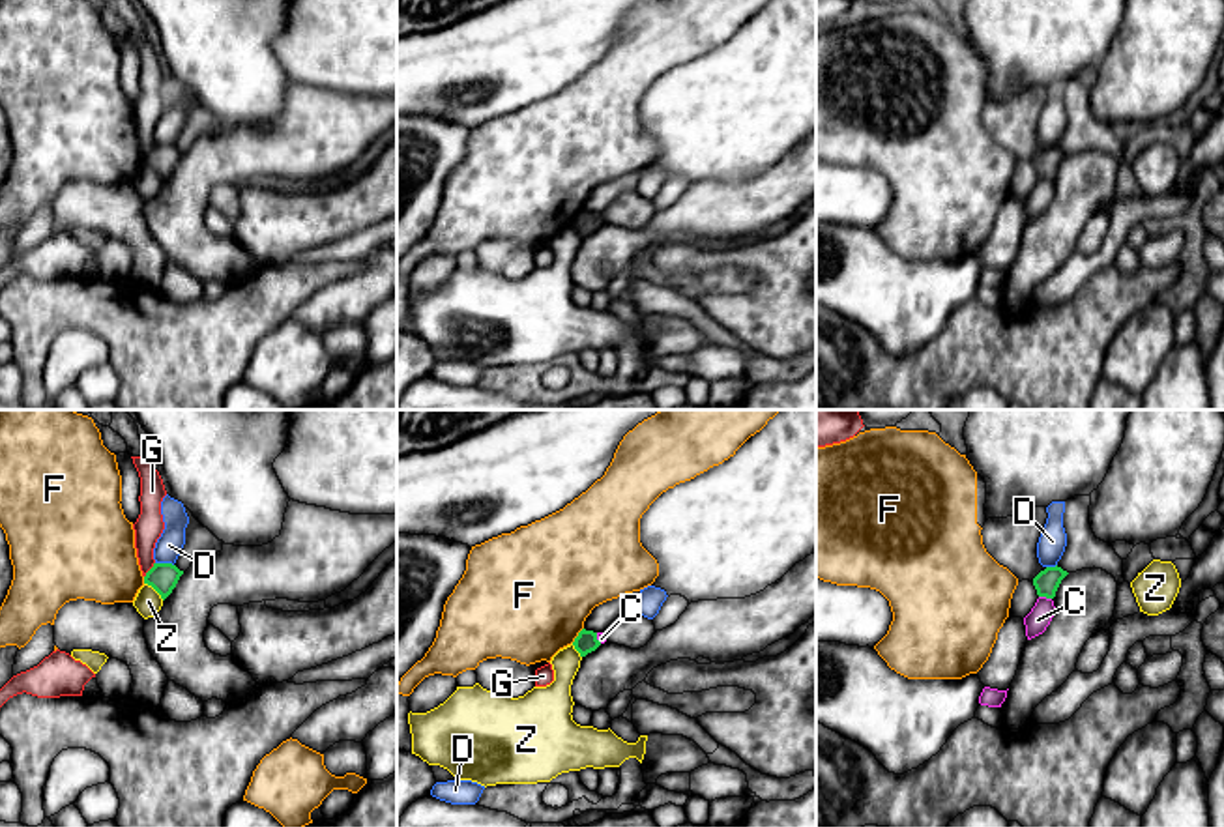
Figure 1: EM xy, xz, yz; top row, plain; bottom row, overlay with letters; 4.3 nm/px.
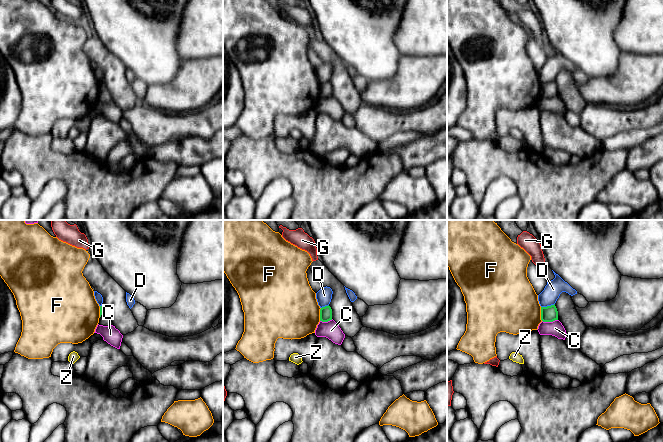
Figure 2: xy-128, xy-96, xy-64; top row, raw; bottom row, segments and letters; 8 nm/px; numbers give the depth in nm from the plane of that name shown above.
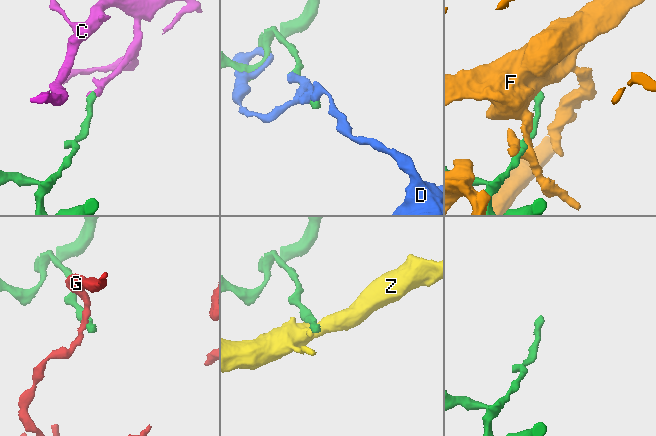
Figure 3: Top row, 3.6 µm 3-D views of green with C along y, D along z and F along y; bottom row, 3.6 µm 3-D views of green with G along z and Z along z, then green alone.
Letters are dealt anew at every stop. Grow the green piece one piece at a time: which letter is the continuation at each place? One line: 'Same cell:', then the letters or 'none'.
Same cell: none

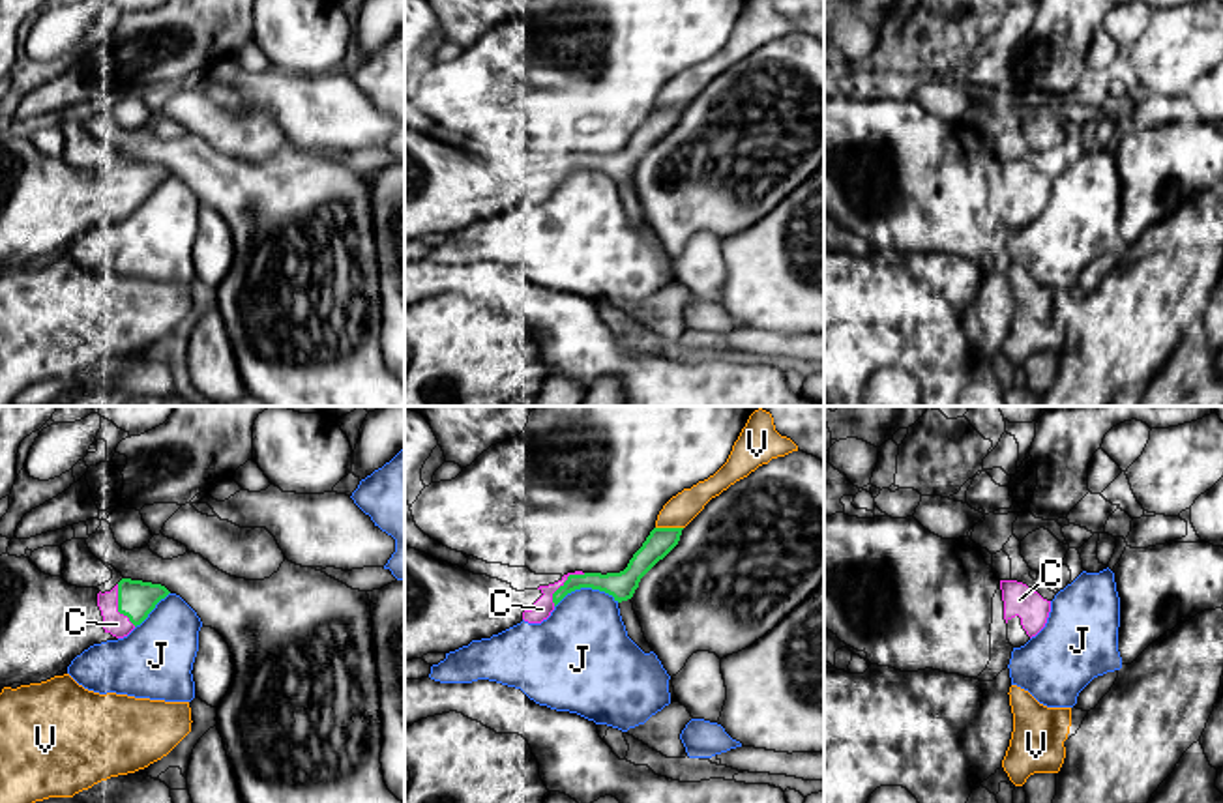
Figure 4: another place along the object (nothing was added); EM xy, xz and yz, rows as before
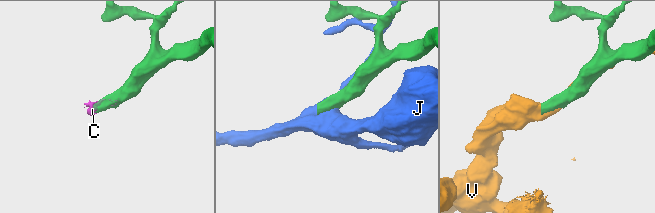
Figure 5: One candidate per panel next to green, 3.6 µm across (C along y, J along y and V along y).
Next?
Same cell: C

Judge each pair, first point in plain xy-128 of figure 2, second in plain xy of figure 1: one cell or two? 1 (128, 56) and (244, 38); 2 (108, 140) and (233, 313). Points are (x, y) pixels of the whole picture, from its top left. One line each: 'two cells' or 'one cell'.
1: one cell
2: two cells

